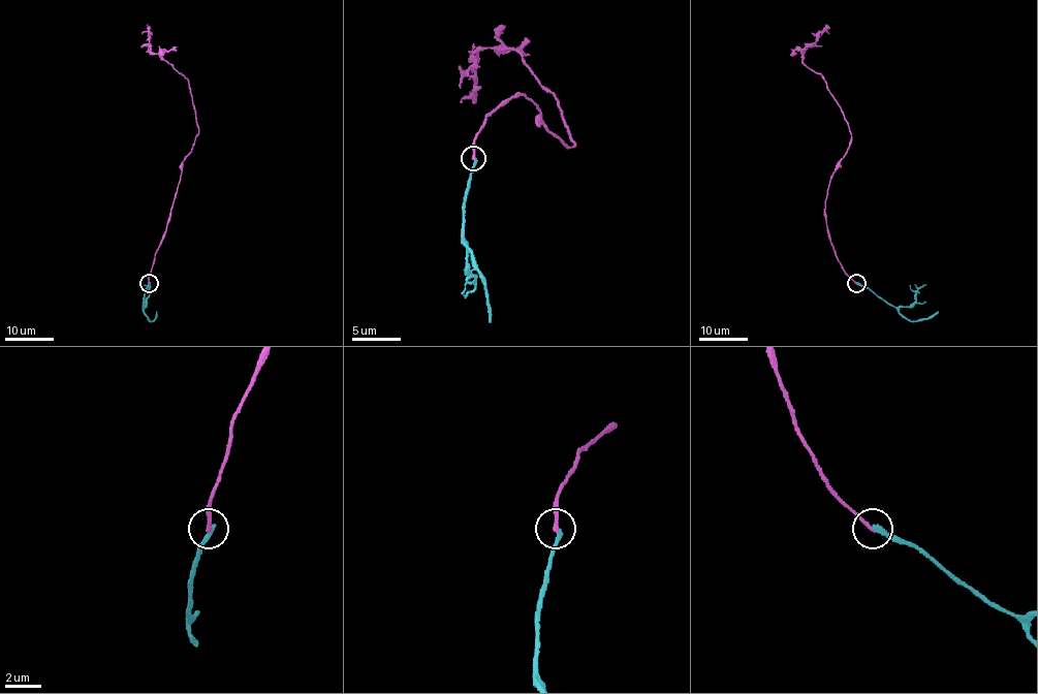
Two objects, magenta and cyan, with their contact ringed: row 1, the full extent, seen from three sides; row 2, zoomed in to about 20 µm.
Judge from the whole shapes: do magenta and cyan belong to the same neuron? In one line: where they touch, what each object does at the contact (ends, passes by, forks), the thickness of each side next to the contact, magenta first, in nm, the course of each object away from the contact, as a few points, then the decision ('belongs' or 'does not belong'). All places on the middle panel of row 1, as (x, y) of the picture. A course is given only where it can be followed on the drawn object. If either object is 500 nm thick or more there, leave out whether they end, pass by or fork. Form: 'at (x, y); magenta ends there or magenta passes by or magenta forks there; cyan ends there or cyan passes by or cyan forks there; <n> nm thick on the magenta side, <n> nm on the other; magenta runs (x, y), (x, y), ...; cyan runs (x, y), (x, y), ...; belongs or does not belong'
at (473, 158); magenta ends there; cyan ends there; 200 nm thick on the magenta side, 220 nm on the other; magenta runs (473, 158), (484, 117), (518, 93), (574, 144), (514, 50), (477, 54), (461, 102); cyan runs (475, 158), (463, 226), (463, 246), (477, 265), (490, 321); does not belong

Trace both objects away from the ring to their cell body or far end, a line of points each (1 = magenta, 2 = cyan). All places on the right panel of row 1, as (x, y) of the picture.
1: (857, 283), (837, 256), (824, 211), (850, 127), (826, 82), (801, 54), (821, 32), (829, 34)
2: (857, 283), (869, 288), (910, 320), (931, 318), (938, 312)

